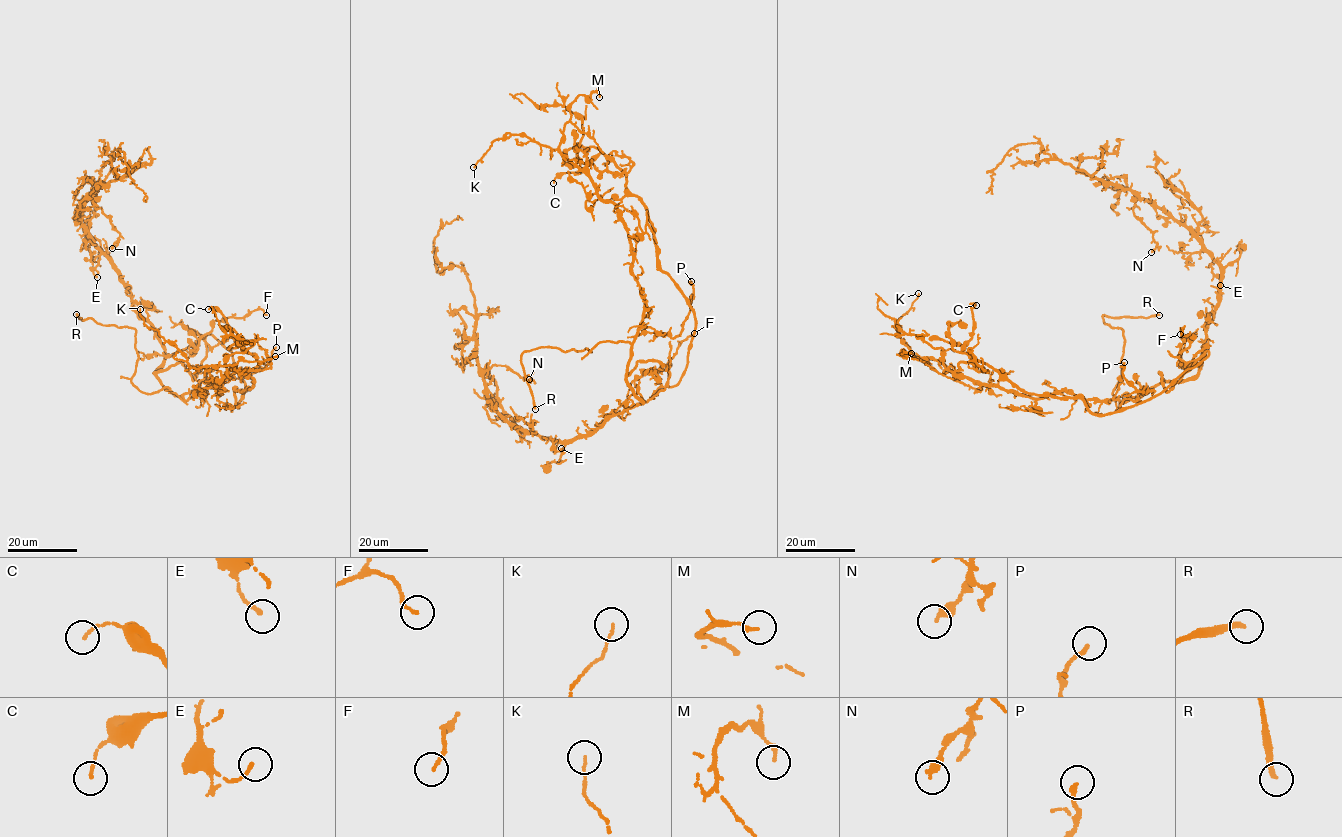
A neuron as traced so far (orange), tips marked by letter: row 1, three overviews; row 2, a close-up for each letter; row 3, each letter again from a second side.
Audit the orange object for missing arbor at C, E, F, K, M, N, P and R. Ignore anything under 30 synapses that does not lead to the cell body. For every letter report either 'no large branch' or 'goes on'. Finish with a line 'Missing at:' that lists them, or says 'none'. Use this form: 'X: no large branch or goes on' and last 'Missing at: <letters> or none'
C: no large branch
E: no large branch
F: no large branch
K: no large branch
M: no large branch
N: no large branch
P: no large branch
R: goes on
Missing at: R

